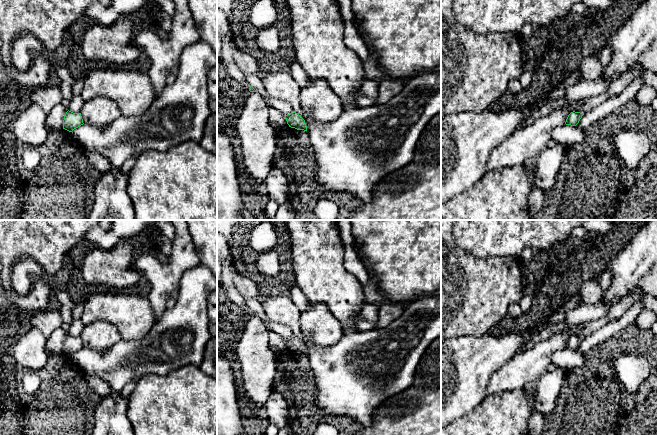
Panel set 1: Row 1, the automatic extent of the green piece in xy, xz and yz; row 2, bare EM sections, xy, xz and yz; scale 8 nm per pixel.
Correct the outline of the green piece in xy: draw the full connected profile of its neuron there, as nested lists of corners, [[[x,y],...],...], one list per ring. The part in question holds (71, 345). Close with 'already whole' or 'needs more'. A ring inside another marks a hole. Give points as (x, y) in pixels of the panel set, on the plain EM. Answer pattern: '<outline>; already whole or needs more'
[[[69,334],[66,336],[63,344],[63,353],[72,356],[83,348],[81,337],[73,337]]]; already whole

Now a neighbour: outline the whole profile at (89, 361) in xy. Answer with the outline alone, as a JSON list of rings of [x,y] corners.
[[[203,264],[183,273],[175,306],[165,309],[148,334],[134,341],[119,340],[108,352],[83,348],[72,355],[75,365],[86,375],[95,374],[117,391],[133,379],[148,374],[167,375],[186,365],[200,366],[211,338],[207,311],[208,296],[217,289],[217,279]]]

